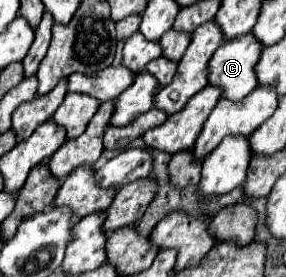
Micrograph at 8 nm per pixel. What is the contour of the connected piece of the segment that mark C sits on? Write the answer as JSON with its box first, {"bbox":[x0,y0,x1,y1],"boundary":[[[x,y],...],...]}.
{"bbox":[208,34,262,100],"boundary":[[[254,34],[224,42],[208,64],[208,82],[224,90],[222,98],[242,100],[258,86],[254,66],[260,60],[260,54],[262,46]]]}

